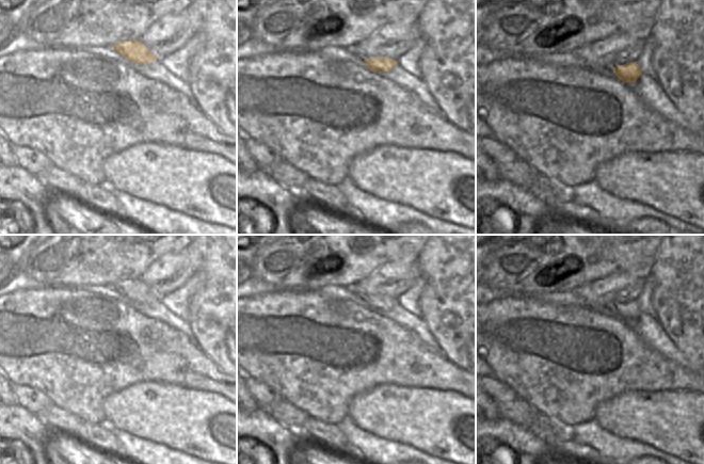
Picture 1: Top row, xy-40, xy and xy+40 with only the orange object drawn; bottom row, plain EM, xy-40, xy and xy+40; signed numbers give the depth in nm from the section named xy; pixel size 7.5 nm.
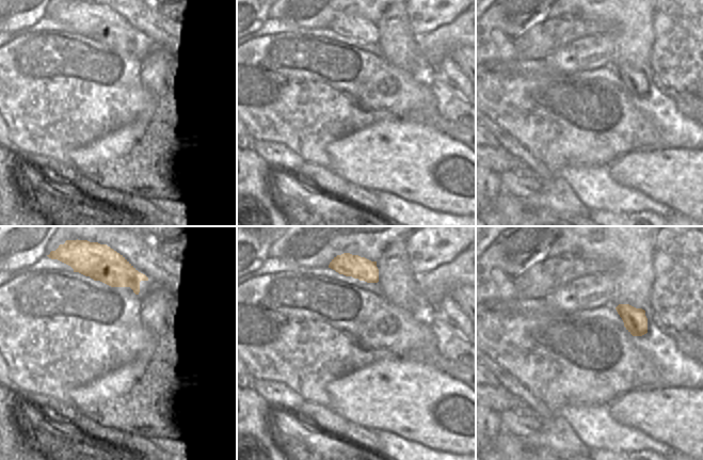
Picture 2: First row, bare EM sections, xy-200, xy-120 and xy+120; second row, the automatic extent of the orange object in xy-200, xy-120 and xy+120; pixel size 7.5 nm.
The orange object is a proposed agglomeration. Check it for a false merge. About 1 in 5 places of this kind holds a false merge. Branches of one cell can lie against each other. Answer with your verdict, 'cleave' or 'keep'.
keep

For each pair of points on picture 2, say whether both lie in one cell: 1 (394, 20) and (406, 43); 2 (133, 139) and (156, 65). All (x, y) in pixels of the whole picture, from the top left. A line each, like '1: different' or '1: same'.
1: same
2: same

